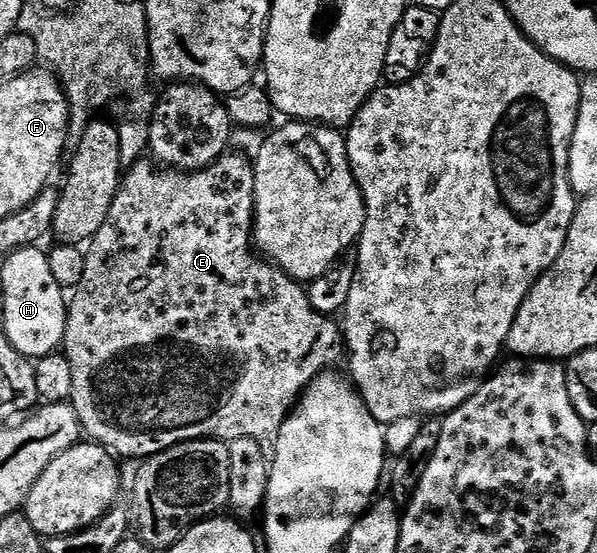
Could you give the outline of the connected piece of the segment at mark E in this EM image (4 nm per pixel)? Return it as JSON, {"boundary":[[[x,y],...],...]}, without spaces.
{"boundary":[[[234,151],[228,152],[226,155],[213,162],[208,169],[197,169],[194,171],[180,171],[177,169],[169,169],[166,167],[156,167],[150,160],[140,159],[130,166],[122,174],[119,190],[113,199],[113,203],[109,207],[109,215],[105,219],[105,223],[101,227],[101,231],[97,231],[97,235],[91,238],[85,249],[85,275],[81,279],[81,283],[74,290],[73,296],[69,301],[67,310],[67,326],[65,327],[65,335],[63,336],[62,352],[69,359],[69,367],[73,367],[73,391],[69,398],[69,404],[75,410],[79,417],[79,424],[82,432],[87,433],[92,442],[105,446],[112,453],[123,457],[139,457],[138,459],[146,459],[155,453],[165,451],[174,445],[180,445],[186,441],[202,441],[204,439],[214,439],[217,441],[226,441],[228,443],[241,439],[242,437],[253,437],[256,439],[270,438],[272,435],[278,434],[279,429],[285,423],[285,419],[290,415],[292,409],[295,408],[300,397],[303,396],[304,389],[319,376],[320,373],[328,372],[342,358],[345,353],[345,342],[341,332],[341,325],[338,320],[332,319],[326,313],[319,313],[315,309],[315,301],[306,293],[304,286],[291,278],[284,269],[278,265],[271,264],[270,261],[264,259],[253,248],[253,226],[255,223],[255,166],[250,160],[247,161],[239,153]]]}

